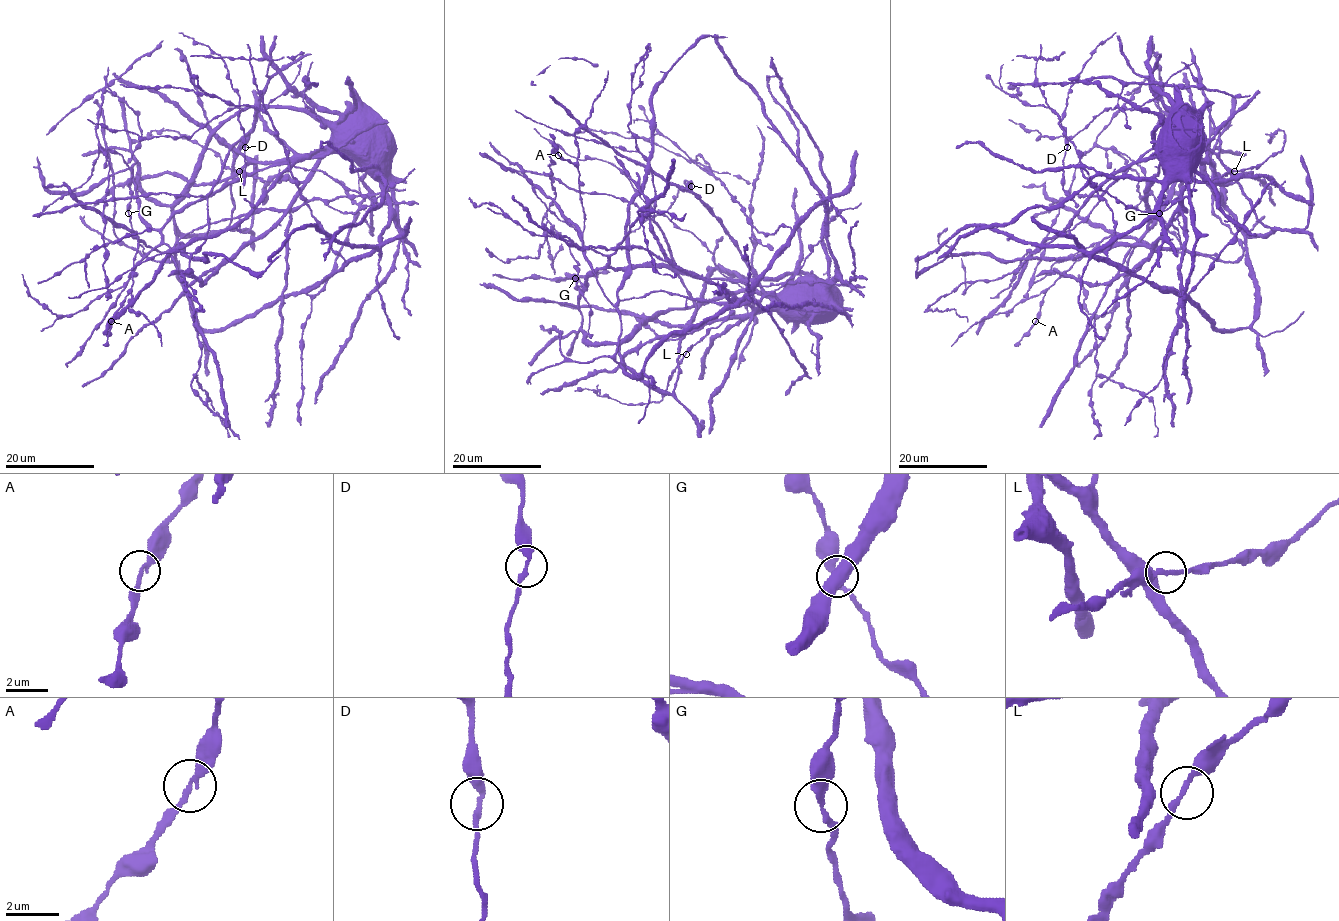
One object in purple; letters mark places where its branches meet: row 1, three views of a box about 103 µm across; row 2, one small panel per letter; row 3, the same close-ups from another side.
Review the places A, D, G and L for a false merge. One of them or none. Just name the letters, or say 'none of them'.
none of them

